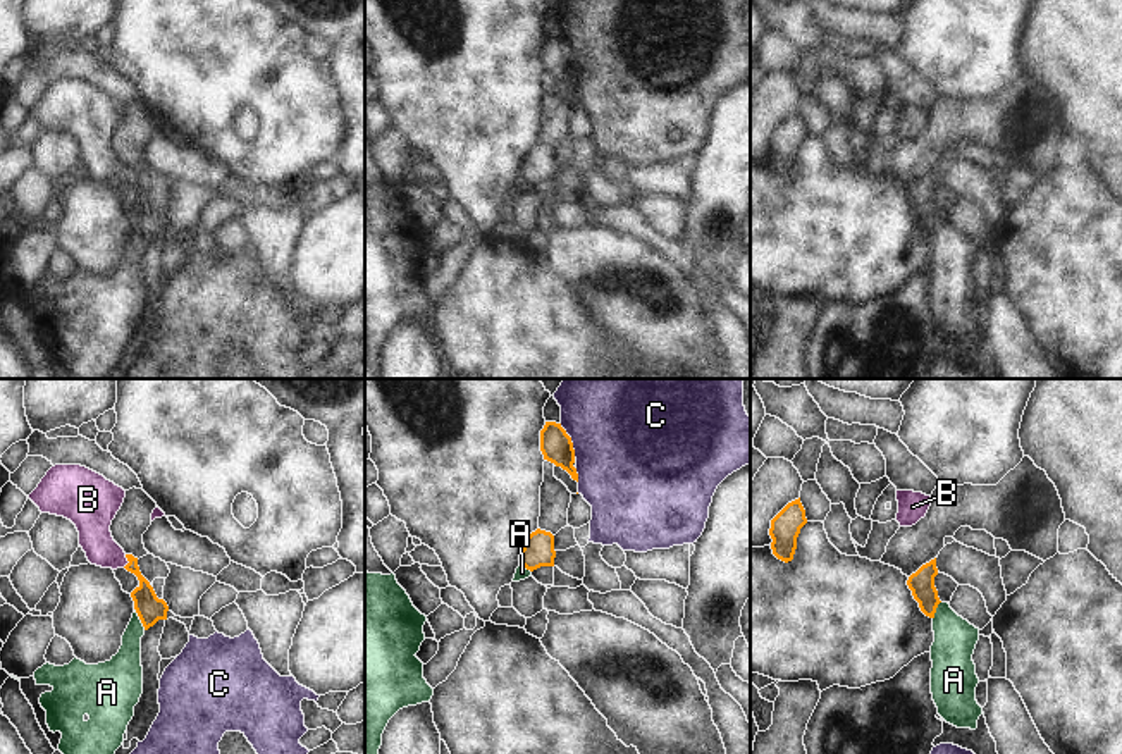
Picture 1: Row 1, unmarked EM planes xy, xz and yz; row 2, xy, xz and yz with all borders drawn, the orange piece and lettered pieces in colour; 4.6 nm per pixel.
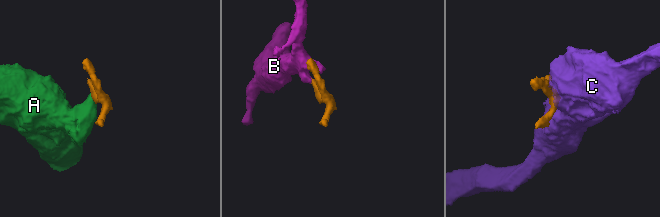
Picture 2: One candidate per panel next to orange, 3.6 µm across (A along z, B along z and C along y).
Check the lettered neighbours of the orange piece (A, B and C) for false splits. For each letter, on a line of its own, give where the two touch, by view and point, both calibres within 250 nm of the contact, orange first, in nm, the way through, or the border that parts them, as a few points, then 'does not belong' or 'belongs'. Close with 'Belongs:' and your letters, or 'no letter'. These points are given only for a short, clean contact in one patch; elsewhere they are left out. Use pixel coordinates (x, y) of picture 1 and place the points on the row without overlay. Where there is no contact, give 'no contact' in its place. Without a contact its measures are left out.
A: contact xy (140, 233); calibres 120 and 160 nm; border xy (135, 222), (145, 243); does not belong
B: contact xy (128, 174); calibres 120 and 170 nm; way xy (148, 221), (143, 195), (128, 174), (95, 148), (93, 133); belongs
C: contact xz (570, 55); calibres 150 and 480 nm; does not belong
Belongs: B

